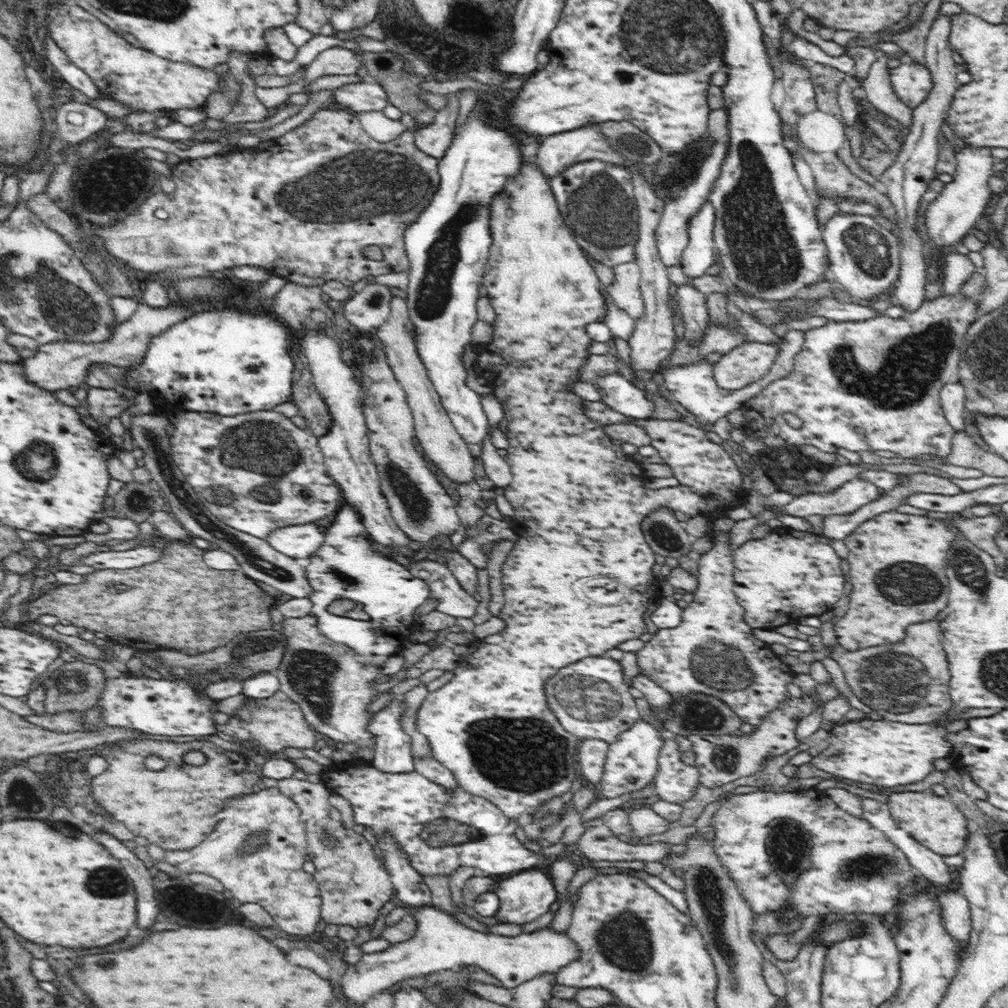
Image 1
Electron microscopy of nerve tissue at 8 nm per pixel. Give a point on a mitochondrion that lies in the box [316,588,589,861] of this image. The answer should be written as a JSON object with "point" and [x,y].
{"point":[527,755]}

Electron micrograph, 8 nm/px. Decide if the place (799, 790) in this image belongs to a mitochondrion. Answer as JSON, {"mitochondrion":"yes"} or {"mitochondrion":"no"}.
{"mitochondrion":"no"}

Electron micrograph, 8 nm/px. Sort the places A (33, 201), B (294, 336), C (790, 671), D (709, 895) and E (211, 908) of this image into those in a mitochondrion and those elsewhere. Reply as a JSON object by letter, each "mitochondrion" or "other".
{"A":"other","B":"other","C":"other","D":"mitochondrion","E":"other"}

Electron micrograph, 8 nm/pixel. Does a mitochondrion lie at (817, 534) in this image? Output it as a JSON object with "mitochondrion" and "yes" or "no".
{"mitochondrion":"no"}

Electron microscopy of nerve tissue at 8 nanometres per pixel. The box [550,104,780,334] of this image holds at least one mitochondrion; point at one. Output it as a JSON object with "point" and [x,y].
{"point":[601,212]}

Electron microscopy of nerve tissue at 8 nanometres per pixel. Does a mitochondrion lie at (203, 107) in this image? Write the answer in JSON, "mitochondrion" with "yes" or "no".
{"mitochondrion":"no"}

